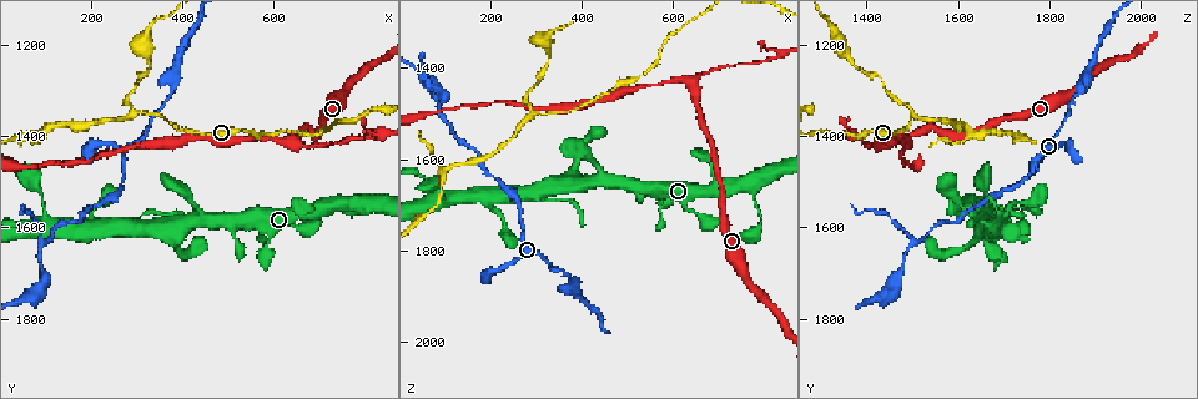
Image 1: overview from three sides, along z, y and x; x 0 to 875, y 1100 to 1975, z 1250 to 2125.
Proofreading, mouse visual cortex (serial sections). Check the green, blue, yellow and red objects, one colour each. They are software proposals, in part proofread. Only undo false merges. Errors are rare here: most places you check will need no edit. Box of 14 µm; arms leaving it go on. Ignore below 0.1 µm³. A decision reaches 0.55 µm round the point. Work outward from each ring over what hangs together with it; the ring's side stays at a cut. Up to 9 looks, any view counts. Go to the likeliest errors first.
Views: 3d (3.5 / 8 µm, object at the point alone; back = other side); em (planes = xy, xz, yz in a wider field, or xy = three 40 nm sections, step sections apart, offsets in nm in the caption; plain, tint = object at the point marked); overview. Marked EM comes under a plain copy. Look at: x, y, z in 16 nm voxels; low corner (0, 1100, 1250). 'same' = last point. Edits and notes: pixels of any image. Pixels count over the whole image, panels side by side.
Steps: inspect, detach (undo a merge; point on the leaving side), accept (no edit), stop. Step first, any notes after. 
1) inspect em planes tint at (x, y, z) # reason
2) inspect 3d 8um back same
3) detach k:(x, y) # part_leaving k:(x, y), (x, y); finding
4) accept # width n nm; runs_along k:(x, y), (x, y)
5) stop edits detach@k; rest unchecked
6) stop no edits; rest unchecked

inspect 3d 3.5um back at (300, 1350, 1500) # three arms meet

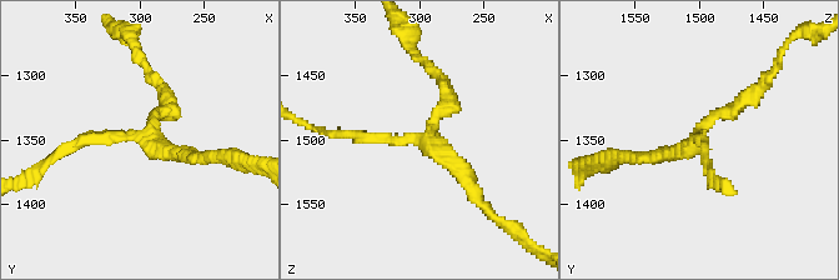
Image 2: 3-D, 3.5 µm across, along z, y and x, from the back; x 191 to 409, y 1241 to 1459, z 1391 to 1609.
inspect em xy step 5 tint at (296, 1350, 1502)

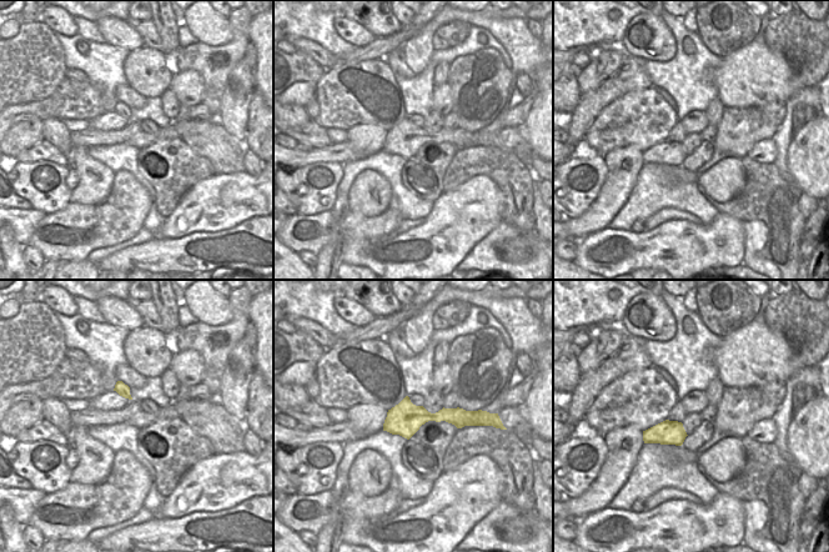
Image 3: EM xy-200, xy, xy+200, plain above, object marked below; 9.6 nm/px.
accept # width 320 nm; runs_along 2:(65, 148), (145, 140), (164, 94); continuous, no second cell

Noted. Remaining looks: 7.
inspect 3d 3.5um at (100, 1400, 1635) # sharp bend

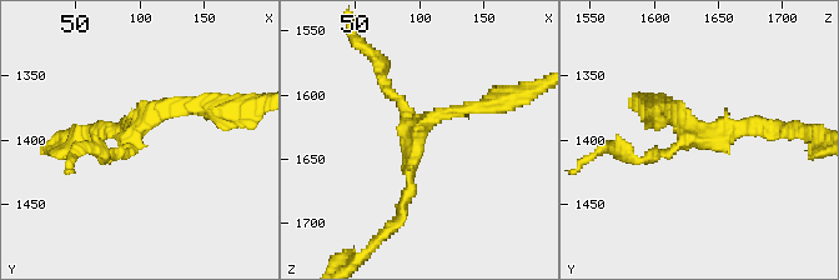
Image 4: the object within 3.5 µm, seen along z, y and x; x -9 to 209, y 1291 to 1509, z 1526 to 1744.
inspect em xy step 1 tint at (94, 1398, 1630)

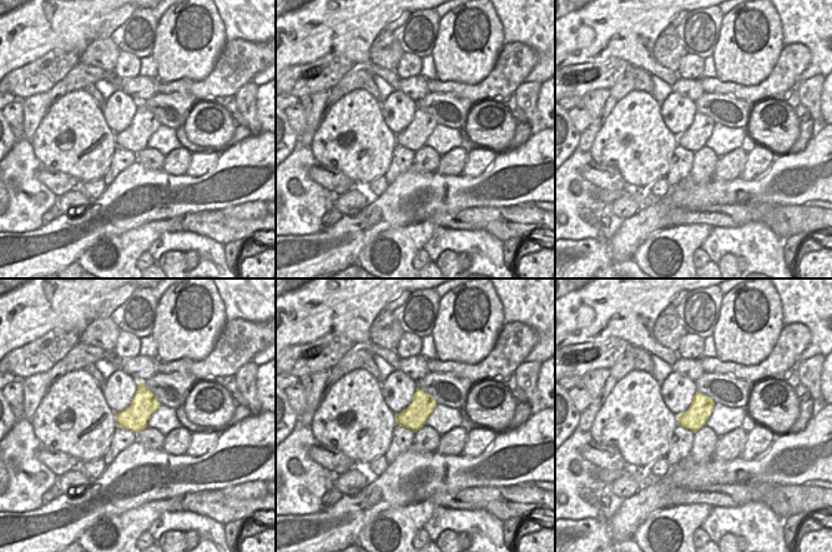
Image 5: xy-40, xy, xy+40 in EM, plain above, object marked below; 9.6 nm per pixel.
accept # width 240 nm; runs_along 4:(477, 106), (412, 131), (401, 211); all the same cell

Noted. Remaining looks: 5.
inspect 3d 3.5um at (640, 1410, 1430) # a fork

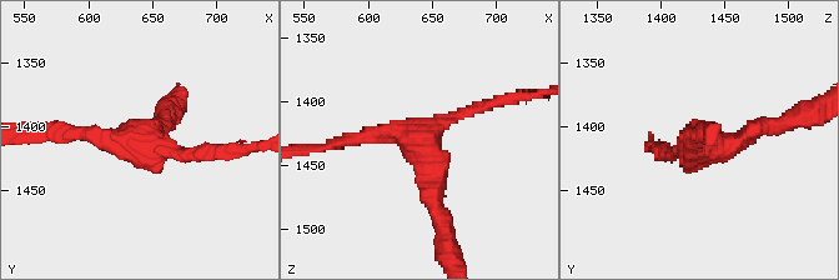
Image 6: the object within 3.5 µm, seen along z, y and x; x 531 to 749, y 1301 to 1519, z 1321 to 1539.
inspect em xy step 2 tint at (640, 1414, 1432) # need the tissue

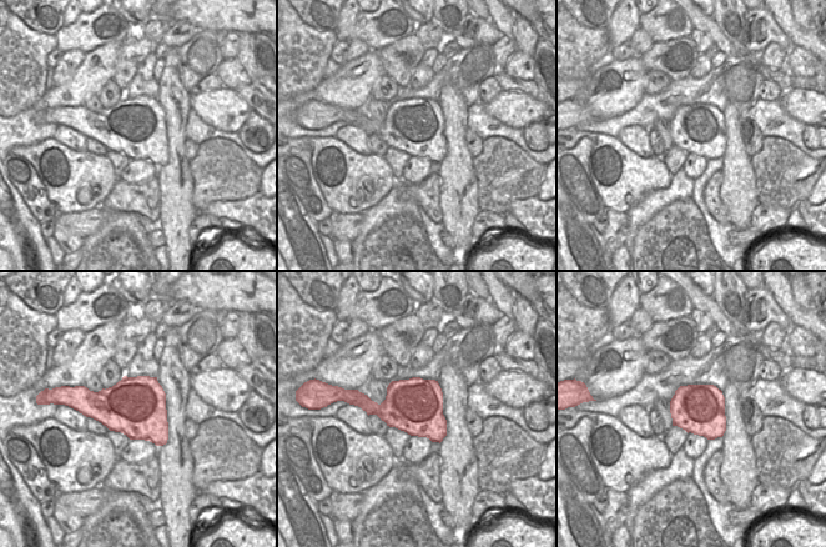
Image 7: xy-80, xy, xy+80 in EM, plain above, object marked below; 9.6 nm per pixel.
accept # width 550 nm; runs_along 6:(438, 215), (416, 138), (343, 141); continuous, no second cell

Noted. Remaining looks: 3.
inspect 3d 8um at (825, 1400, 1380)

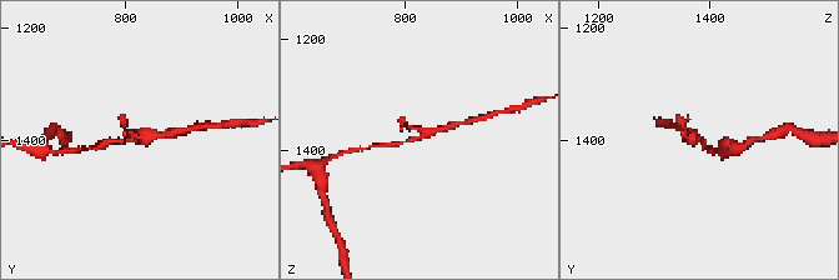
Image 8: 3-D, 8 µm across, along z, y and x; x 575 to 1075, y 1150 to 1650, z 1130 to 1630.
inspect em xy step 3 tint at (825, 1400, 1375)

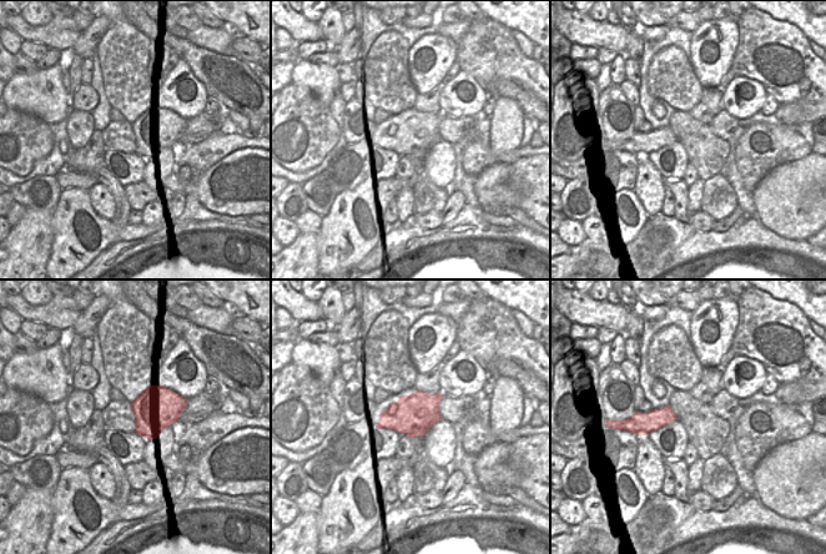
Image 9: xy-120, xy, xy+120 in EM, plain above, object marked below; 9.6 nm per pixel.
accept # width 400 nm; all the same cell

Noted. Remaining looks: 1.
stop no edits; rest unchecked

